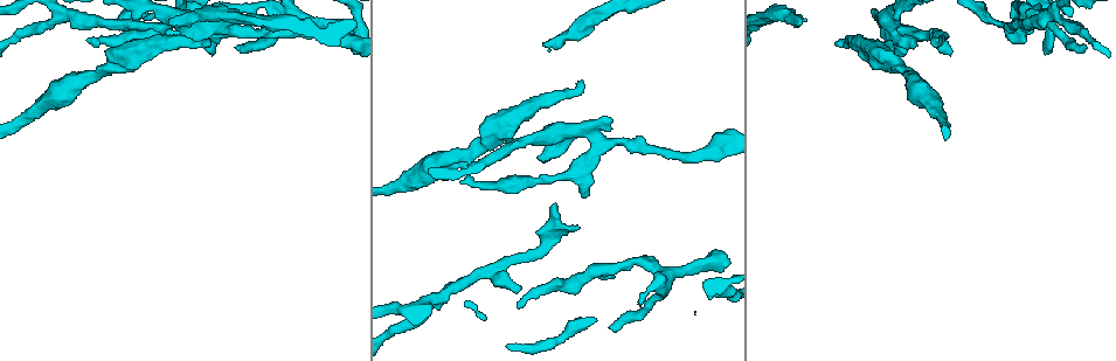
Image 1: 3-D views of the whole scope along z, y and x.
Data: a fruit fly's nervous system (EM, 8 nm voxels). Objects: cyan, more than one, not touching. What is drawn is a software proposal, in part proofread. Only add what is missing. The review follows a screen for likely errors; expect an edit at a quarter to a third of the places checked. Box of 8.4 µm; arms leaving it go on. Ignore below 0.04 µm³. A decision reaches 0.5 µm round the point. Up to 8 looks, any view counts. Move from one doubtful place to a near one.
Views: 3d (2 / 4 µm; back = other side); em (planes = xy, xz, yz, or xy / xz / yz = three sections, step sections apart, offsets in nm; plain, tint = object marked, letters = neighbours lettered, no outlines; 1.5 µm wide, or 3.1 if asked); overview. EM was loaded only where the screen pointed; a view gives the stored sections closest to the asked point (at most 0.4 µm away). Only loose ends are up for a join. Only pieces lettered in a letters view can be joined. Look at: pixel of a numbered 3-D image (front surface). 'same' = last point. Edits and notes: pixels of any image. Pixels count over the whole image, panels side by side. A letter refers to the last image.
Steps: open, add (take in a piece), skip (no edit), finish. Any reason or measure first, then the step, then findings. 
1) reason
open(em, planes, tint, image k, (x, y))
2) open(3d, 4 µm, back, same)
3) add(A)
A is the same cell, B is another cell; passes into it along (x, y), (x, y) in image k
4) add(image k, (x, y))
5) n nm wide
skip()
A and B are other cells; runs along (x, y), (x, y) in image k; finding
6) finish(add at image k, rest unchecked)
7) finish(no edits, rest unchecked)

free end
open(3d, 4 µm, image 1, (175, 21))

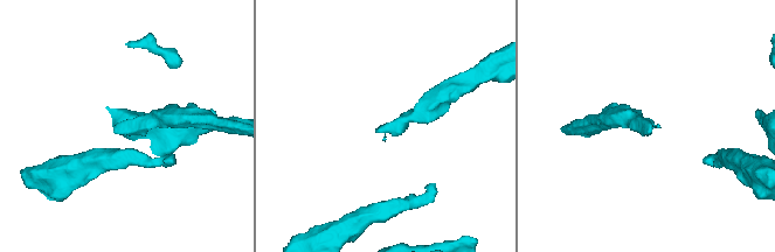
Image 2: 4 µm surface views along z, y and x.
open(em, planes, letters, image 2, (118, 125))

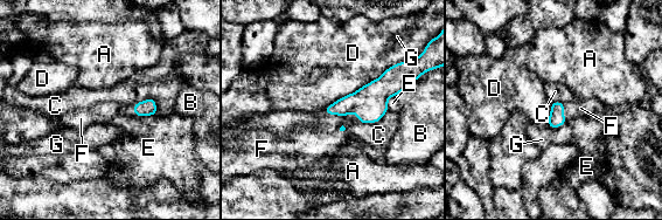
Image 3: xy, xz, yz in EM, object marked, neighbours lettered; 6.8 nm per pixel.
D touches over 650 nm
add(F)
F is the same cell, A, B, C, D, E and G are other cells; passes into it along (368, 102), (334, 114), (313, 143) in image 3; the neuron continues

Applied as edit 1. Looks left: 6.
long arm stops here
open(em, xz, step 4, plain, image 1, (87, 39))

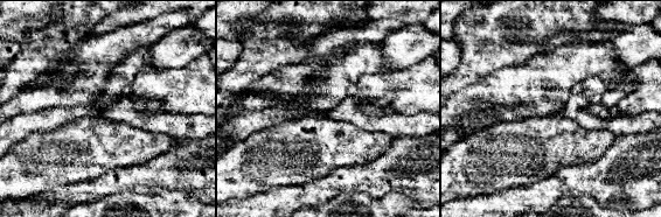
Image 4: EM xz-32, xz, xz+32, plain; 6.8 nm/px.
what lies round it
open(em, xz, step 4, letters, same)

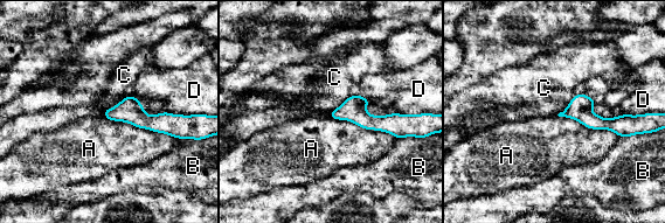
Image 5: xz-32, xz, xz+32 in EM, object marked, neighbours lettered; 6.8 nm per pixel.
skip()
A, B, C and D are other cells; no lettered piece goes on from it

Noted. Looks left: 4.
branch stops here
open(em, planes, tint, image 1, (213, 55))

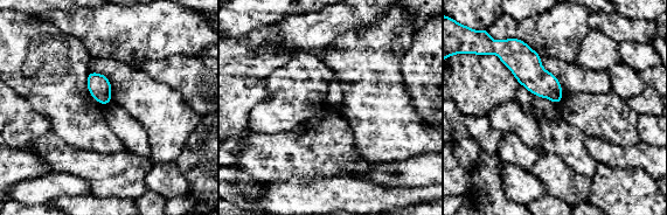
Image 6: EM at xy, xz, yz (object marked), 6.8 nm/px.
open(em, planes, letters, same)

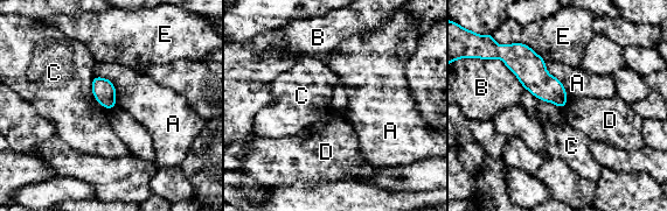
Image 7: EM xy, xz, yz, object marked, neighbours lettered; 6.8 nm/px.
160 nm wide
skip()
A, B, C, D and E are other cells; border along (94, 76), (92, 96), (108, 110) in image 7; no lettered piece goes on from it

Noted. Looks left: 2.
finish(add at image 3, rest unchecked)

